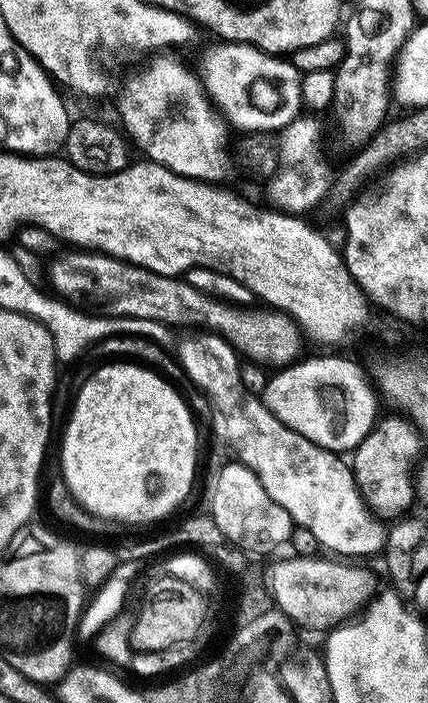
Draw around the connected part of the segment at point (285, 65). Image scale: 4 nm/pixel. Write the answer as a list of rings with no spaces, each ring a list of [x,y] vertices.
[[[235,42],[217,43],[217,48],[204,60],[203,85],[210,97],[211,103],[223,113],[225,121],[233,129],[241,128],[240,132],[264,132],[276,134],[283,130],[296,116],[302,112],[302,79],[301,69],[291,64],[291,59],[281,58],[271,52],[263,52],[249,44]]]

